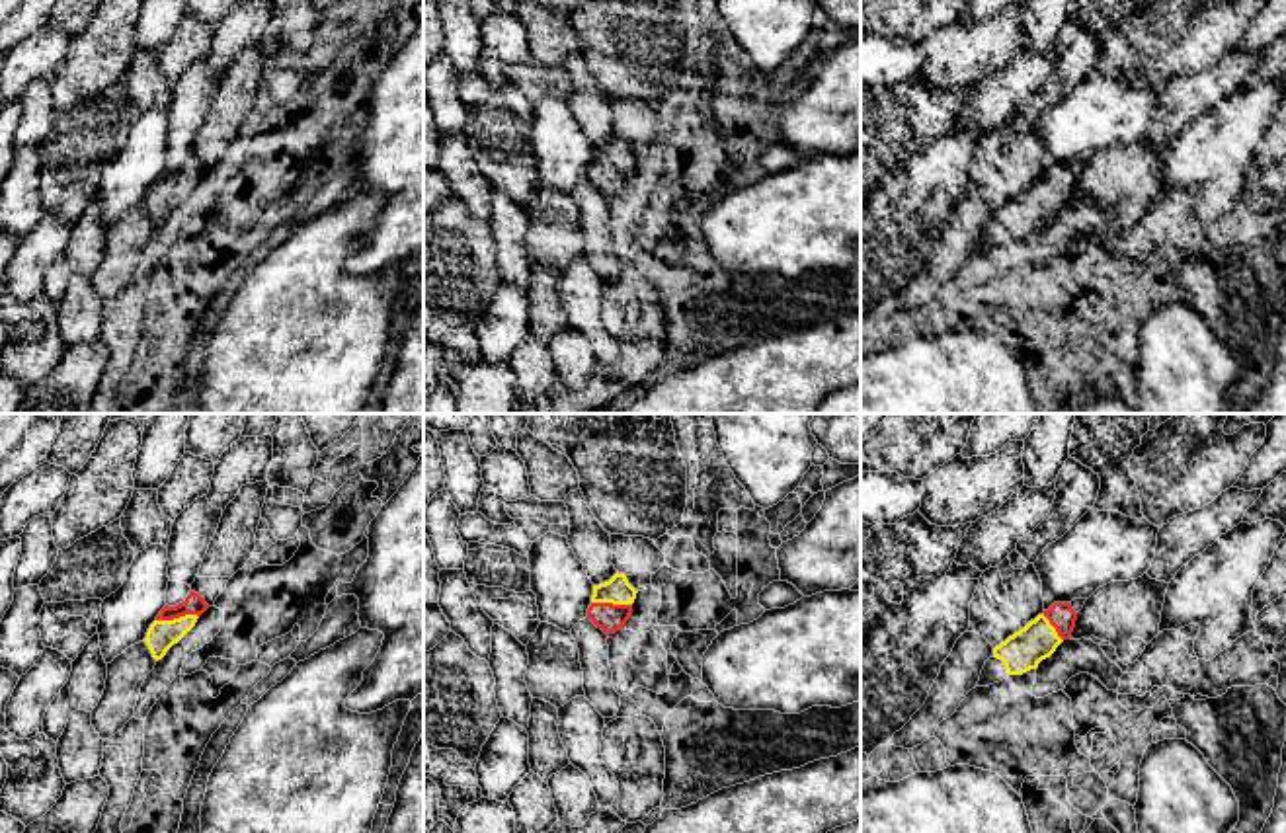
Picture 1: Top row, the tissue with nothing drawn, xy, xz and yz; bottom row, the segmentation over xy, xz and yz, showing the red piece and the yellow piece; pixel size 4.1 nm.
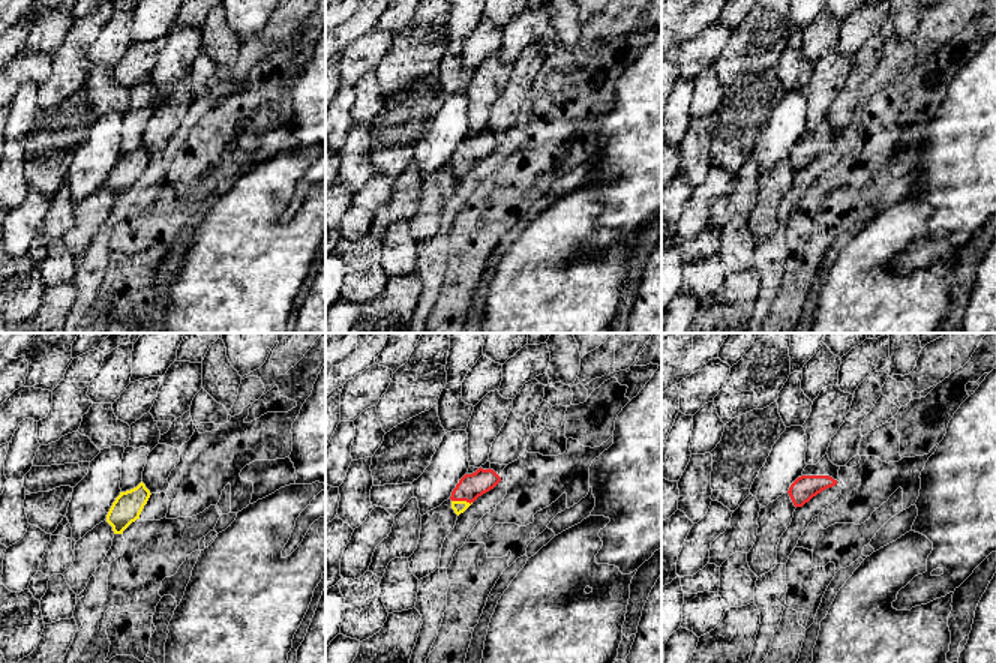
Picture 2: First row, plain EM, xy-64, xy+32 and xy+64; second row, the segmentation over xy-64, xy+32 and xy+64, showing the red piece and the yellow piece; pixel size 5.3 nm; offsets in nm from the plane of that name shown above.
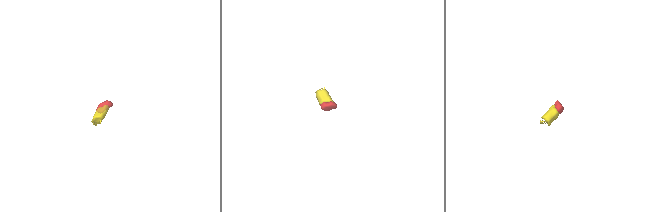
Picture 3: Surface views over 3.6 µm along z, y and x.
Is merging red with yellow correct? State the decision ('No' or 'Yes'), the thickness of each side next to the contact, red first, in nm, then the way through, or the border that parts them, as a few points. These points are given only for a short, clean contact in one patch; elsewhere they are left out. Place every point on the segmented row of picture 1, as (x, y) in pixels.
Yes. Thickness 90 nm (red) against 120 nm. Path across: xy (194, 603), (176, 617), (162, 634)

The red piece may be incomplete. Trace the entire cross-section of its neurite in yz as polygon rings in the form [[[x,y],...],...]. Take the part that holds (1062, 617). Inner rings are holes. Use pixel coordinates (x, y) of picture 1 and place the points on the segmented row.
[[[1079,597],[1071,603],[1054,603],[1025,628],[995,646],[976,687],[989,687],[1009,675],[1023,675],[1036,669],[1064,640],[1071,638],[1077,613],[1083,609],[1085,601],[1087,599]]]

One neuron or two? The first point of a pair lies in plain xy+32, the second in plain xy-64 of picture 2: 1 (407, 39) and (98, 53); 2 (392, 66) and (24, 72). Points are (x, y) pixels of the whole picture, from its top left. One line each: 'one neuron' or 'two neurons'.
1: two neurons
2: two neurons

